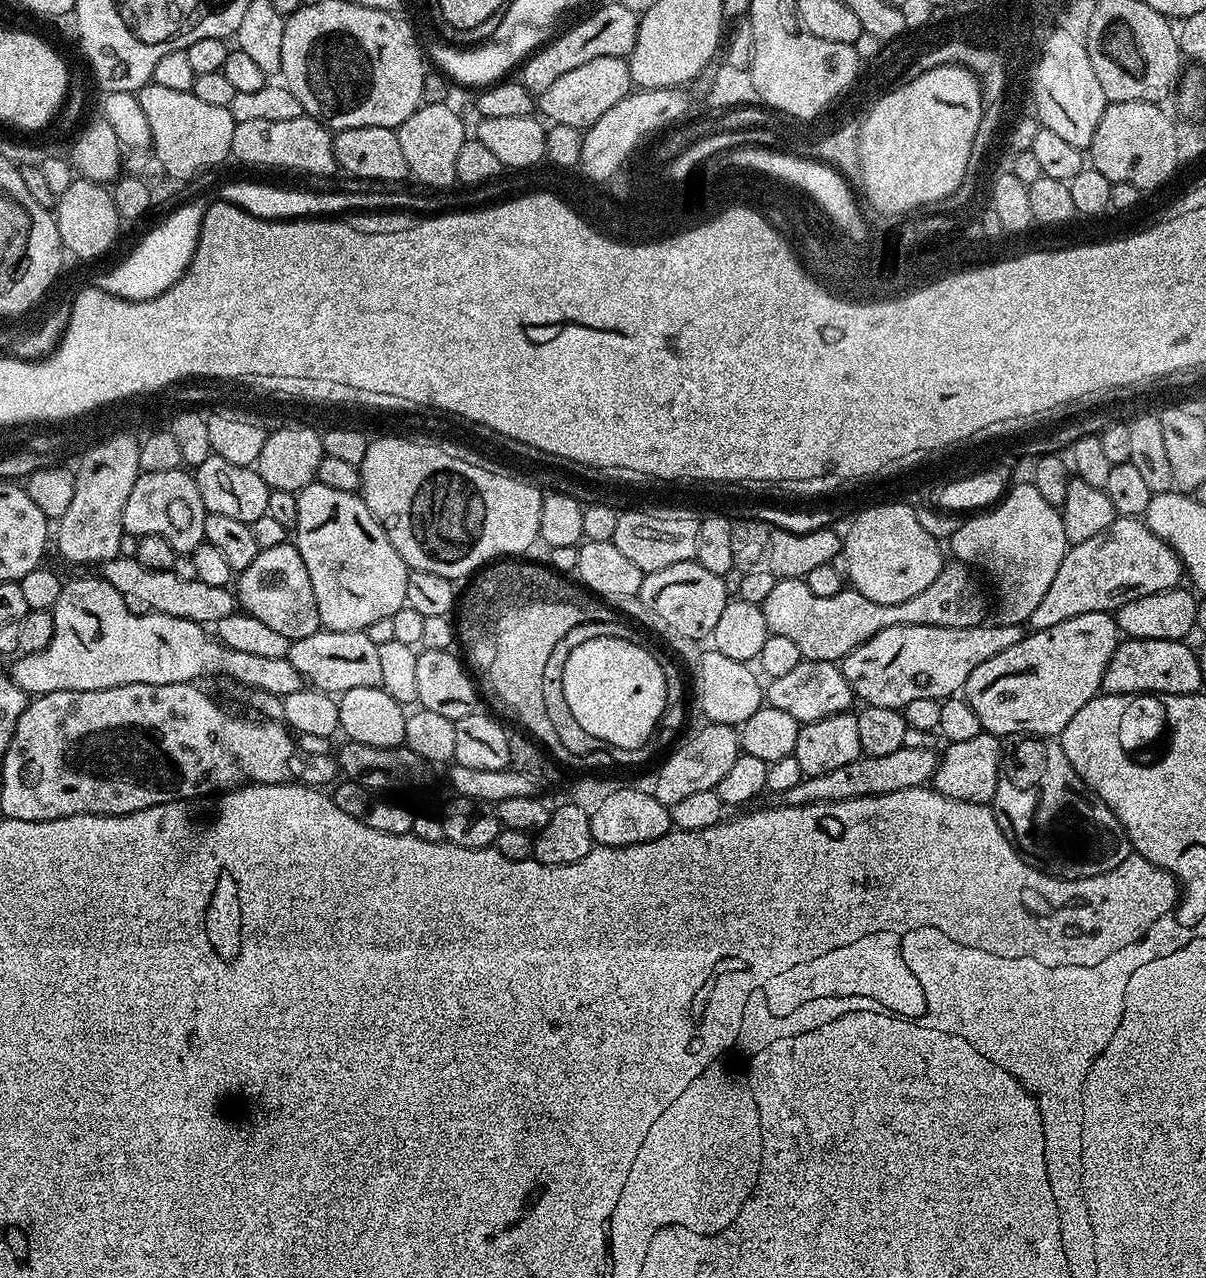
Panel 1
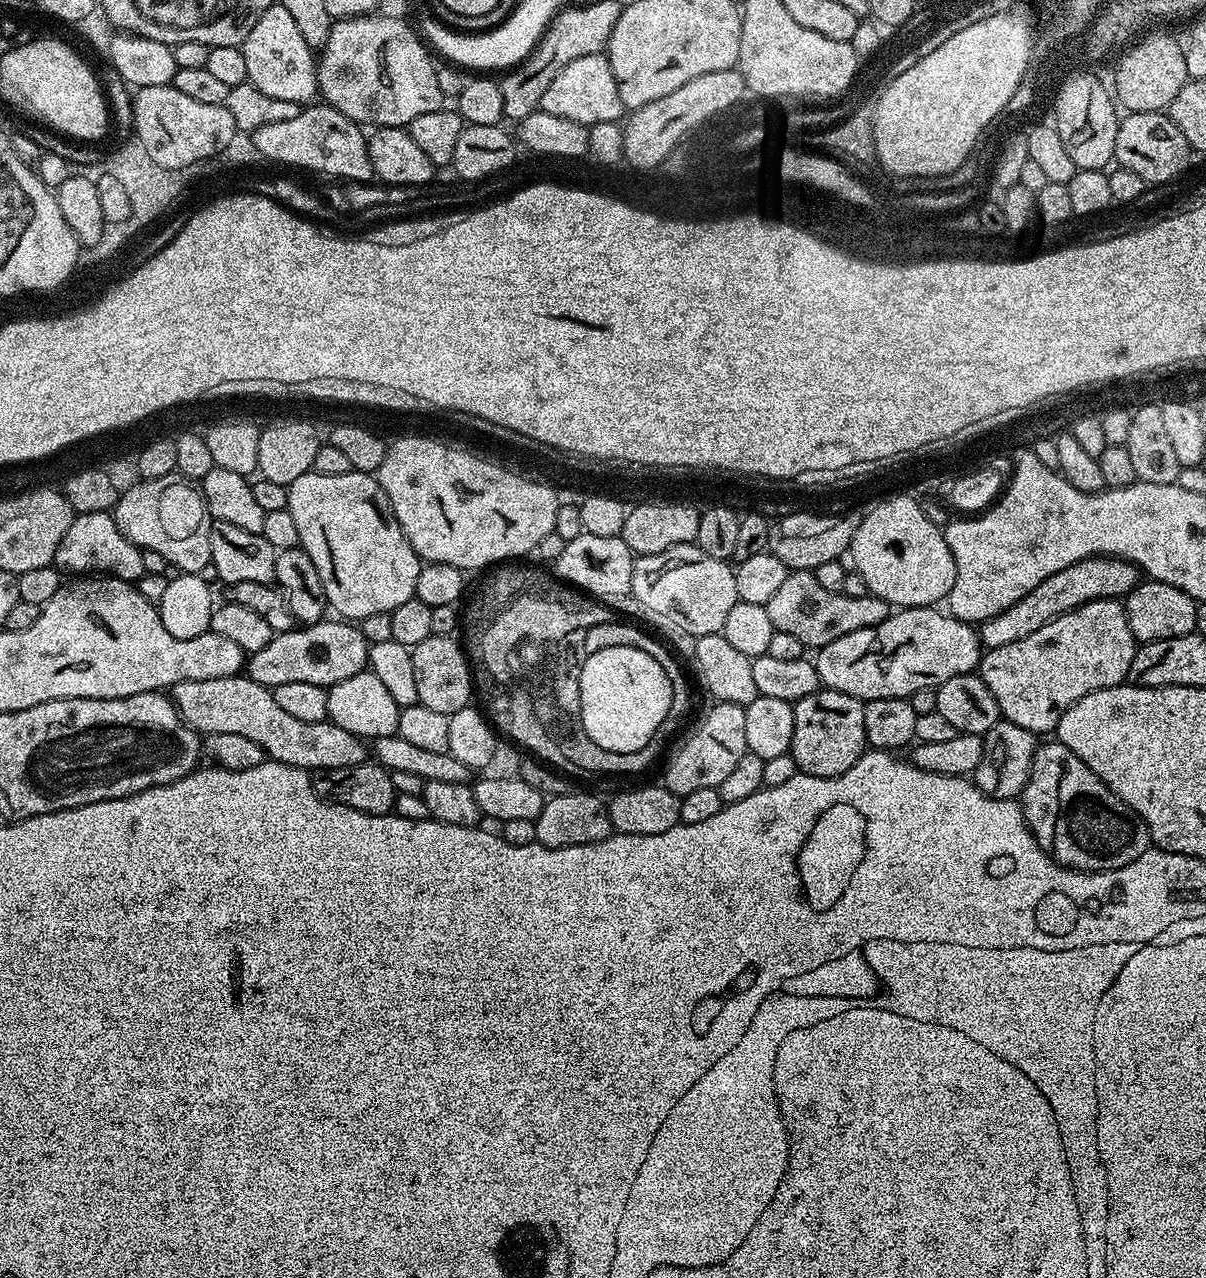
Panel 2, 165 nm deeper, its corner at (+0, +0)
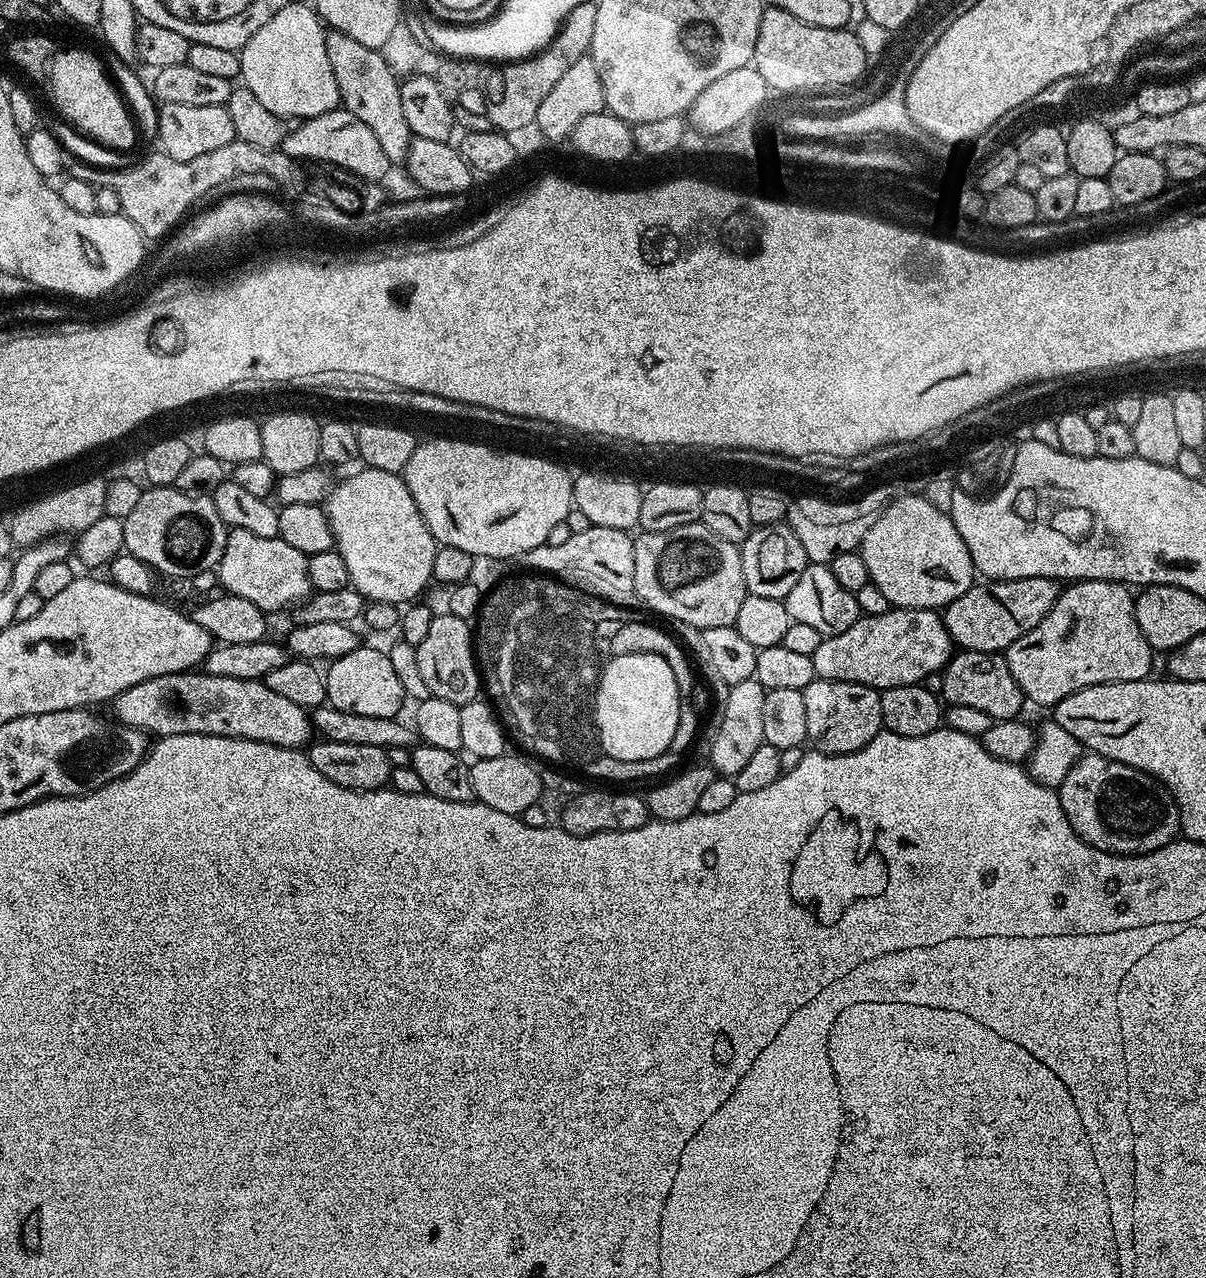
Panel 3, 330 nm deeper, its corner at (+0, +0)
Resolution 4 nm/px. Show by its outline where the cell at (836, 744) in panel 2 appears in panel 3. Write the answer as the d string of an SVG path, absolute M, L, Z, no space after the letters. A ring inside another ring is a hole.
M814 679L802 690L806 706L807 743L831 756L862 750L884 728L880 692L865 684Z

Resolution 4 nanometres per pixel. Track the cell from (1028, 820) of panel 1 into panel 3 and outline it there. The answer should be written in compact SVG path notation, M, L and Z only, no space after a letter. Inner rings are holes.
M1081 755L1080 761L1066 774L1058 789L1060 805L1073 830L1090 846L1105 850L1122 850L1125 856L1137 856L1153 852L1171 844L1180 832L1180 811L1168 789L1160 781L1122 762L1114 762L1105 756Z

